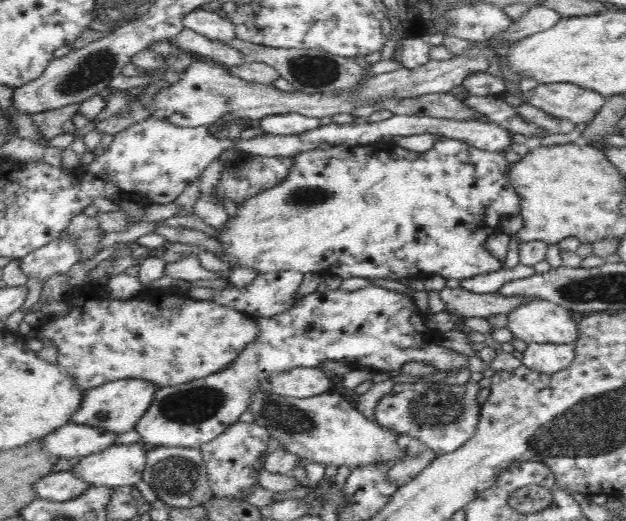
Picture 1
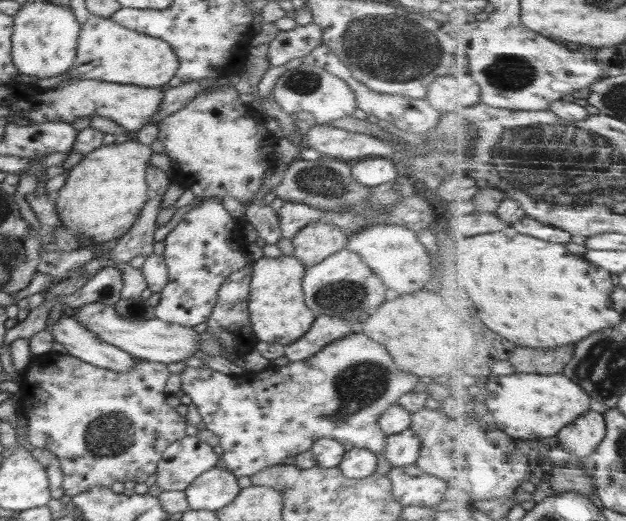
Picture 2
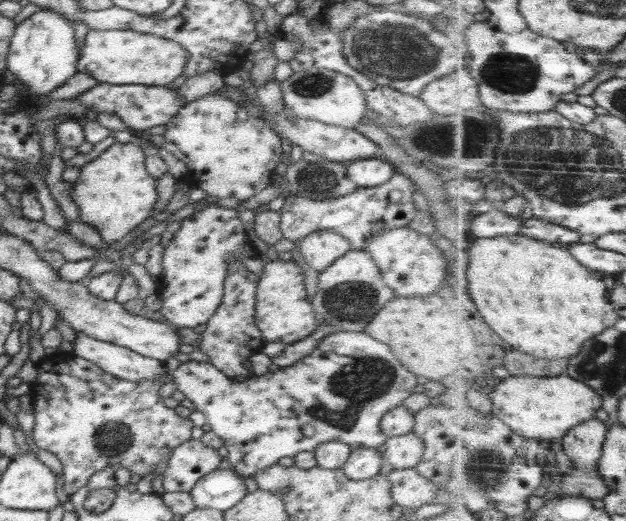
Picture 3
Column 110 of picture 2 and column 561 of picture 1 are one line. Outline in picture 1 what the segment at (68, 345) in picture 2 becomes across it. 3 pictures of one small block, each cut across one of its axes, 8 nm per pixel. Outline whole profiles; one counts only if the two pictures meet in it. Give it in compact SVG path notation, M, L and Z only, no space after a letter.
M527 343L521 364L540 374L554 374L572 364L575 357L575 343Z

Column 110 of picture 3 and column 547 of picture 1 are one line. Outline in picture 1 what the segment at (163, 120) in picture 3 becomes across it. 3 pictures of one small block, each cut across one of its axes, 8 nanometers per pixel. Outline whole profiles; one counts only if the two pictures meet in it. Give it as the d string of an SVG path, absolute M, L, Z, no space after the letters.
M572 82L542 83L522 93L524 103L554 118L574 124L590 122L602 108L605 96Z

